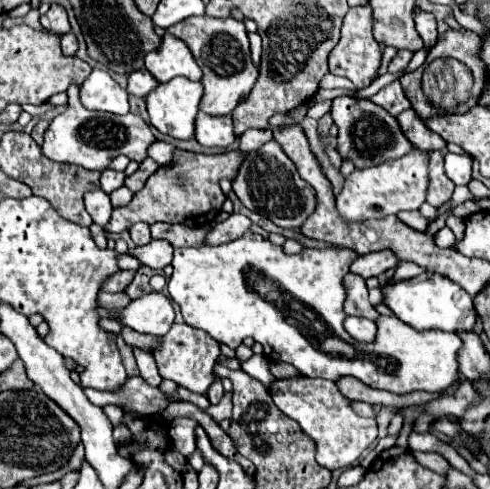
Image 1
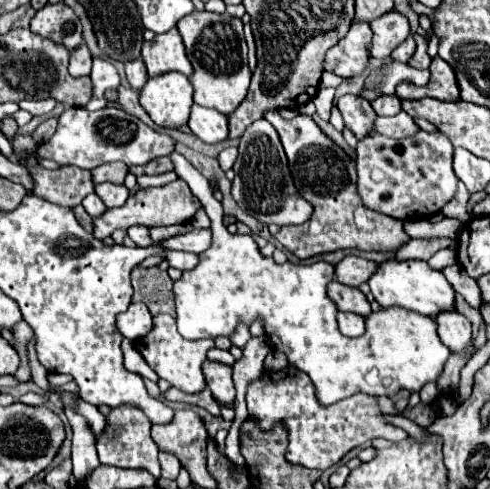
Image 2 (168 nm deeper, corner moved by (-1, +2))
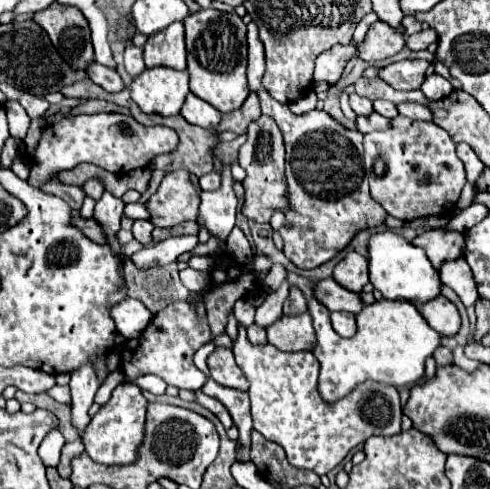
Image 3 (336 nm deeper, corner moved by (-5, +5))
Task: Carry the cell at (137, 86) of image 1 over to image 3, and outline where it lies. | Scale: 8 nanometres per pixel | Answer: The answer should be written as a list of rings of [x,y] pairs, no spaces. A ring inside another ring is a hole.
[[[127,46],[125,48],[125,68],[129,72],[129,76],[139,76],[143,70],[147,70],[145,62],[143,62],[143,50],[137,46]]]

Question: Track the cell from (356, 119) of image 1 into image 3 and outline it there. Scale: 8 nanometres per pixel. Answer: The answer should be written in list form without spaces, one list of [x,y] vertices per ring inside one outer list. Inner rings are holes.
[[[349,94],[349,104],[357,116],[369,116],[373,112],[373,102],[357,94]]]

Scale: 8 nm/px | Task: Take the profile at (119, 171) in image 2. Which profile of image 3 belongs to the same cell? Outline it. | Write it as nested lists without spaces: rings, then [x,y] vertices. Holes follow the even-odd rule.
[[[89,178],[89,182],[83,184],[83,192],[85,192],[87,196],[99,200],[101,194],[103,194],[103,184],[99,182],[99,178]]]

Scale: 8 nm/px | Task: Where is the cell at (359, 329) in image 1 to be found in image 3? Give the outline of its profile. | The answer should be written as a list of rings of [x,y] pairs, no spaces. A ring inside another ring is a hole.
[[[331,312],[331,324],[339,336],[353,336],[357,326],[355,326],[355,314],[351,312]]]

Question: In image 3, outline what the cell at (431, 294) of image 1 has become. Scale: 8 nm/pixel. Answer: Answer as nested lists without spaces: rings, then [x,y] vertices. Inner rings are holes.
[[[393,232],[373,234],[369,240],[369,278],[375,290],[387,300],[409,300],[417,308],[425,302],[441,296],[441,274],[423,254],[423,248],[413,246],[403,236]]]

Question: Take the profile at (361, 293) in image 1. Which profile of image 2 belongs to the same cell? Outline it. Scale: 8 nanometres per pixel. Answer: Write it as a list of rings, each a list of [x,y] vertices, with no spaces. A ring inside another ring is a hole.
[[[331,281],[327,285],[327,295],[339,311],[351,311],[361,317],[365,317],[371,311],[367,297],[359,289],[351,289],[339,281]]]

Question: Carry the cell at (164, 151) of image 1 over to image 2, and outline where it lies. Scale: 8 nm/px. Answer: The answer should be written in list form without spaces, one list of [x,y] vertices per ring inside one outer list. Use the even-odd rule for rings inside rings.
[[[177,151],[171,153],[171,159],[175,163],[175,173],[189,185],[193,195],[205,207],[207,217],[211,219],[211,231],[213,231],[211,249],[203,251],[199,255],[199,265],[191,271],[183,271],[183,277],[175,281],[175,287],[173,287],[175,301],[177,301],[177,327],[185,339],[209,339],[209,337],[213,339],[219,335],[229,337],[241,321],[249,325],[253,319],[261,319],[271,345],[275,345],[275,349],[287,355],[289,365],[299,367],[311,377],[315,385],[315,397],[321,405],[333,405],[355,393],[367,393],[367,395],[377,395],[377,397],[379,395],[395,397],[401,389],[415,393],[425,383],[435,381],[441,375],[443,365],[451,351],[437,337],[435,321],[431,317],[423,317],[421,313],[415,313],[403,307],[379,309],[365,317],[365,333],[359,339],[343,337],[337,329],[338,309],[327,297],[327,285],[335,277],[335,267],[323,261],[313,263],[313,265],[305,265],[305,263],[293,265],[289,261],[283,265],[275,265],[271,257],[263,257],[259,253],[251,235],[231,235],[225,229],[223,207],[213,197],[213,189],[209,181]]]

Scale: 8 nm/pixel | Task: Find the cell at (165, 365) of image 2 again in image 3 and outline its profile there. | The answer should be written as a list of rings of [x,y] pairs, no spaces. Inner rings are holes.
[[[173,302],[155,314],[153,322],[139,338],[125,342],[121,350],[121,370],[127,378],[155,374],[171,386],[199,390],[207,382],[207,376],[193,364],[193,354],[211,340],[213,336],[209,324],[205,320],[197,320],[193,306],[189,302]]]

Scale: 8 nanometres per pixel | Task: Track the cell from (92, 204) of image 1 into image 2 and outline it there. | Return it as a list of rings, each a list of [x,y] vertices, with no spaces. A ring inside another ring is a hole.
[[[91,193],[91,195],[87,195],[85,199],[83,199],[83,207],[85,207],[85,211],[91,215],[91,217],[99,217],[99,215],[103,215],[105,213],[105,205],[103,205],[103,201],[99,201],[99,197],[95,195],[95,193]]]

